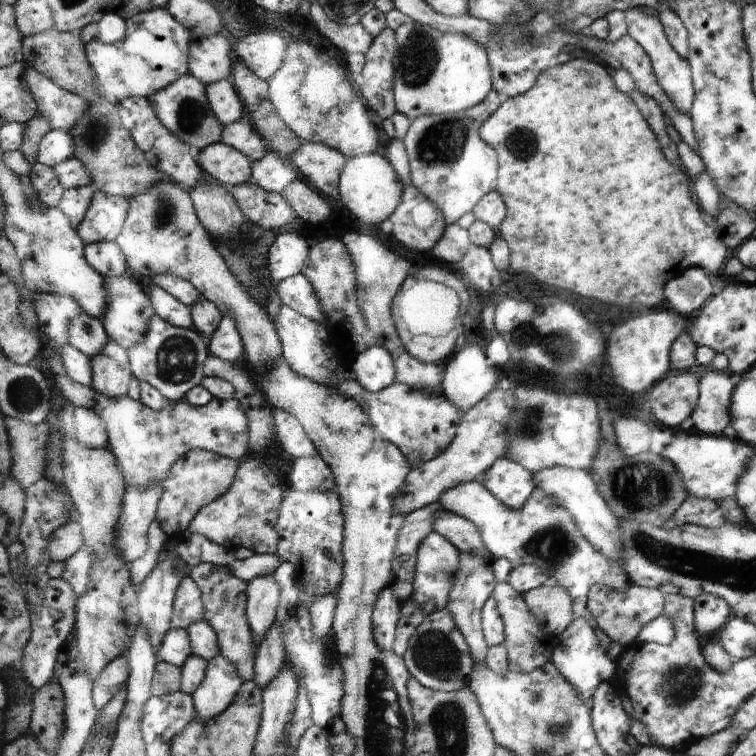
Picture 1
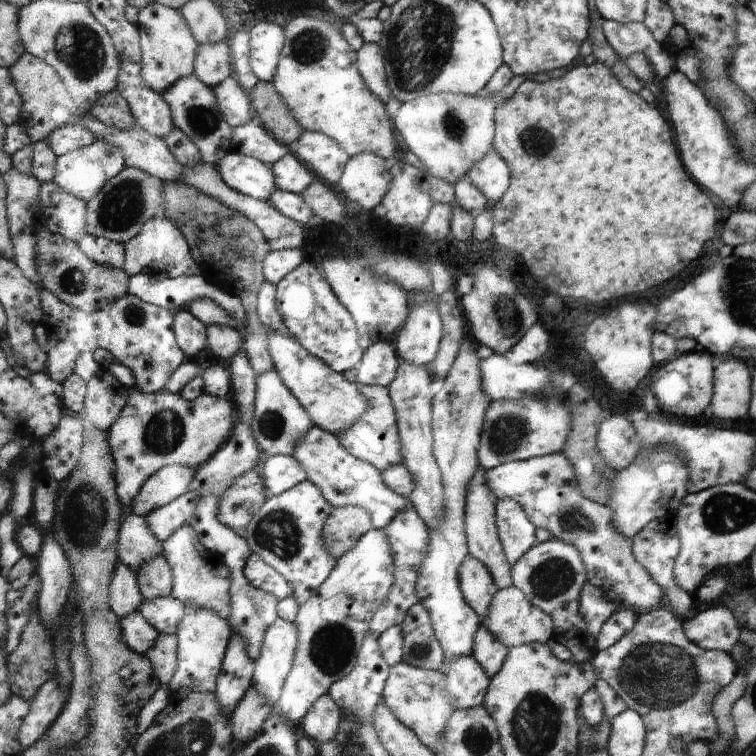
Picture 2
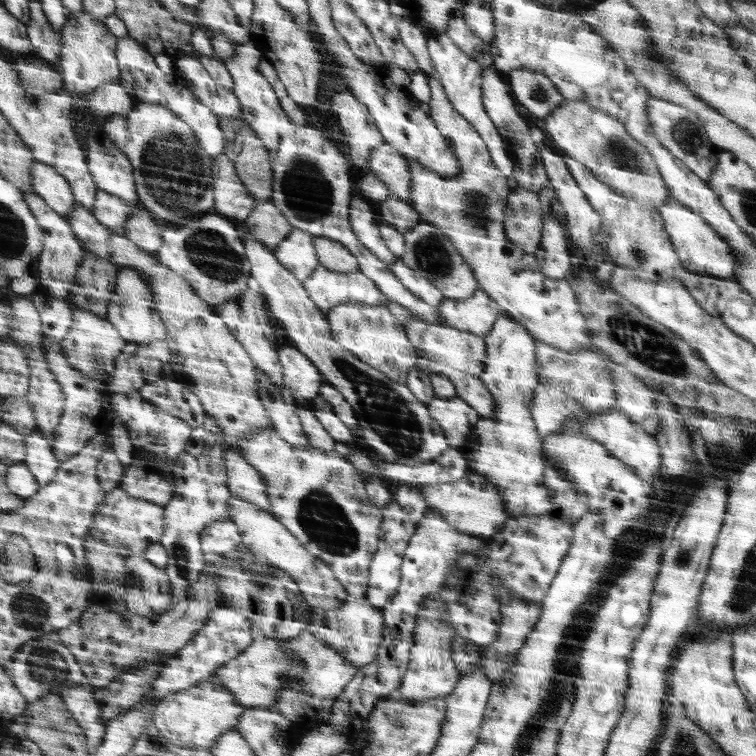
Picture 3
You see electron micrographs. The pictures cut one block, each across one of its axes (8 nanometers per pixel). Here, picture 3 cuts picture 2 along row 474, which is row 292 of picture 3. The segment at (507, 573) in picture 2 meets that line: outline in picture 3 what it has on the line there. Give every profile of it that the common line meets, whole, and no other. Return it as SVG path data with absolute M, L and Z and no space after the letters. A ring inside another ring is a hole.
M476 290L470 299L444 298L435 309L439 311L442 324L484 337L490 334L495 320L504 312L498 302L483 290Z

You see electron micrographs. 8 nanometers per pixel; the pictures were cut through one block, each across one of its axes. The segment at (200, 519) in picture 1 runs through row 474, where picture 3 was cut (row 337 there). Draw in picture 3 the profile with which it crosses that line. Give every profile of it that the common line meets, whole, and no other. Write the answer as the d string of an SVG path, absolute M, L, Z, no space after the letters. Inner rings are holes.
M259 289L248 290L248 296L240 296L240 300L228 300L228 304L224 304L220 308L220 316L224 316L224 324L228 324L228 328L232 328L232 332L236 332L236 336L240 336L240 340L244 340L244 348L248 348L247 352L252 352L252 360L256 360L256 366L262 368L268 377L280 389L282 386L282 361L278 360L278 346L276 346L276 330L270 324L268 312L264 308L264 300Z

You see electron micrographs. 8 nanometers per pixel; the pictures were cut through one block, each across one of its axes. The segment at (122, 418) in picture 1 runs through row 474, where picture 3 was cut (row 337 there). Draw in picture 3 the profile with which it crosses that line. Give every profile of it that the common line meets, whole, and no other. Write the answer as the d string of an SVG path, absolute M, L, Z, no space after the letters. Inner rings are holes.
M121 266L119 274L119 287L116 289L114 303L111 305L110 320L116 324L120 334L130 342L154 342L154 340L168 340L168 326L164 324L158 302L155 298L154 284L147 280L147 273L139 268Z

